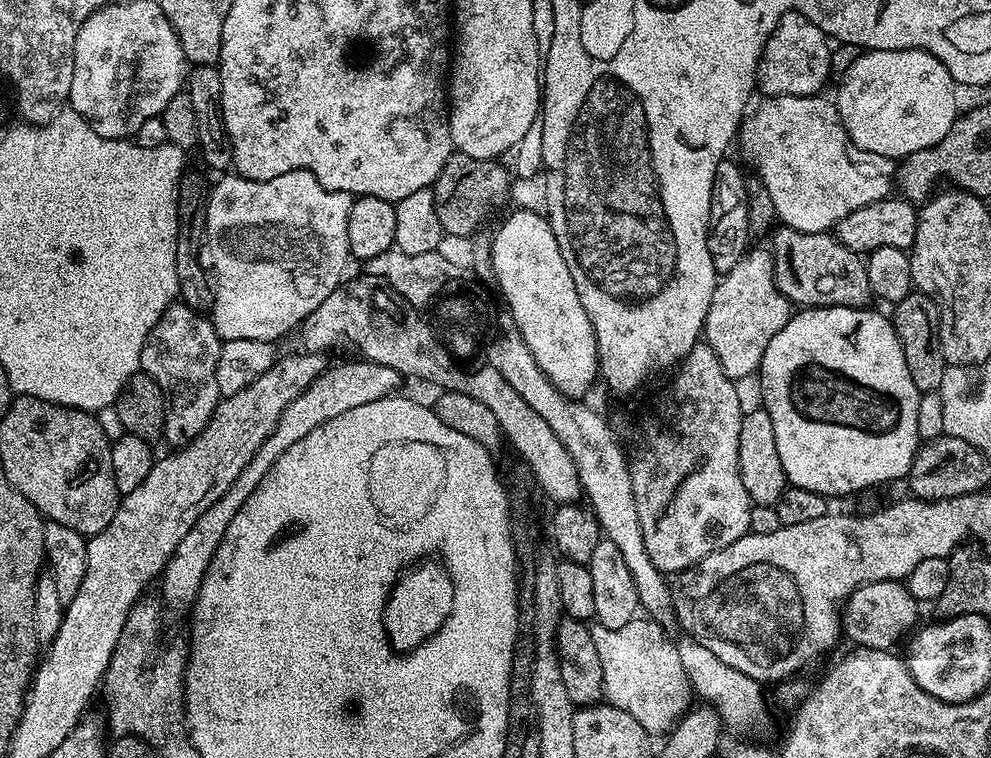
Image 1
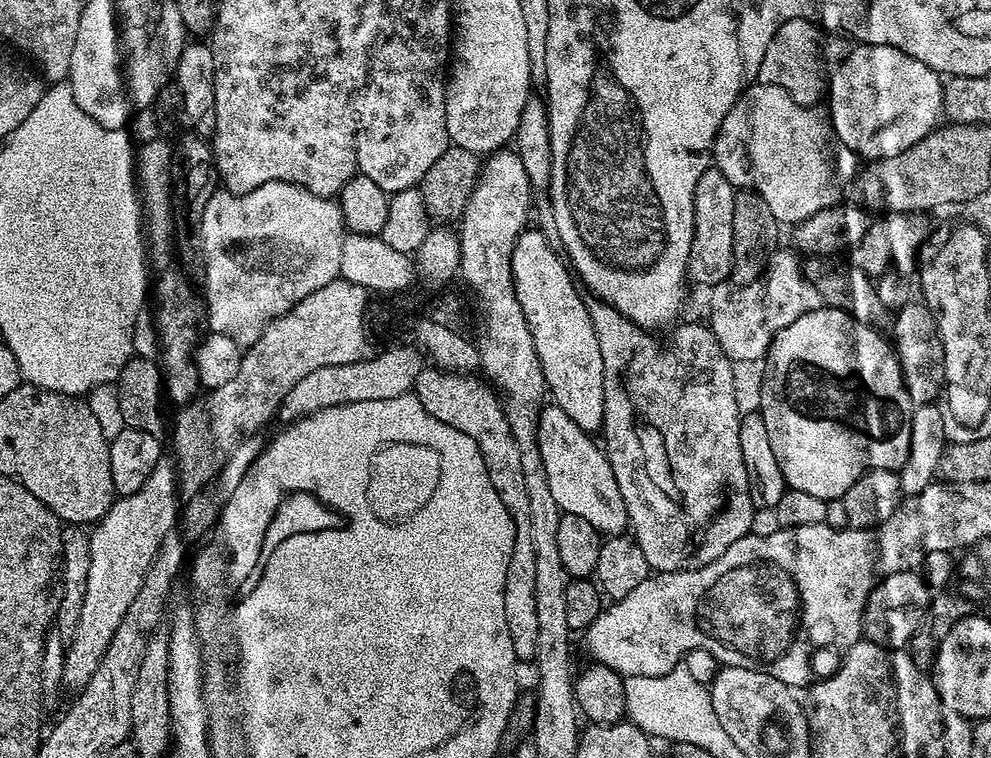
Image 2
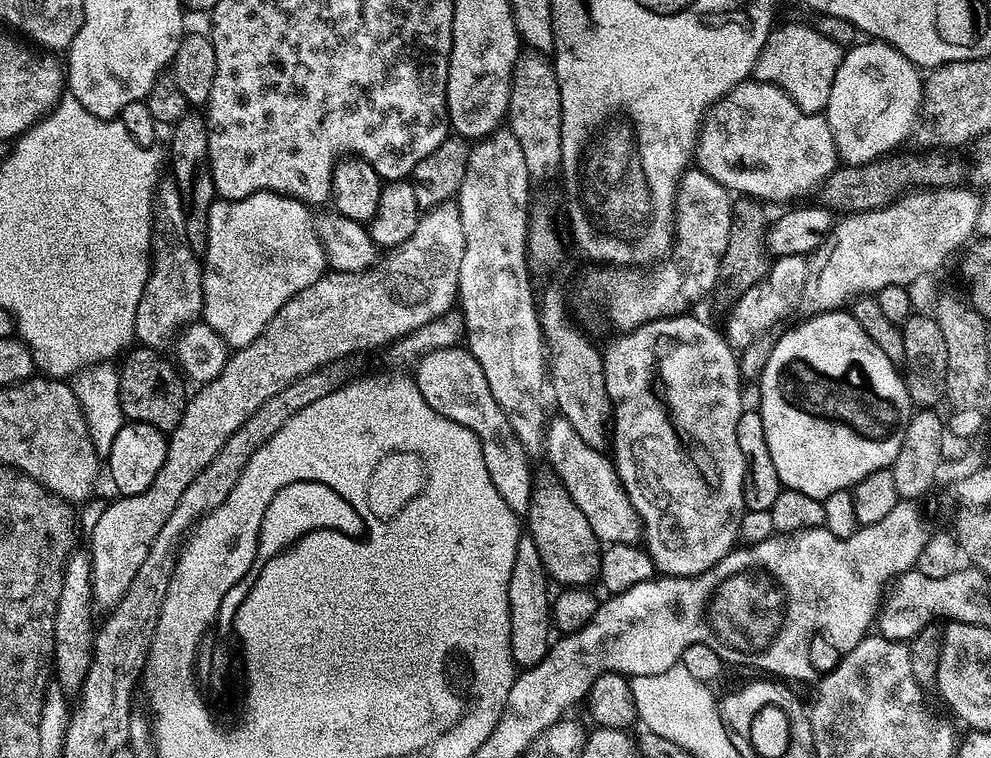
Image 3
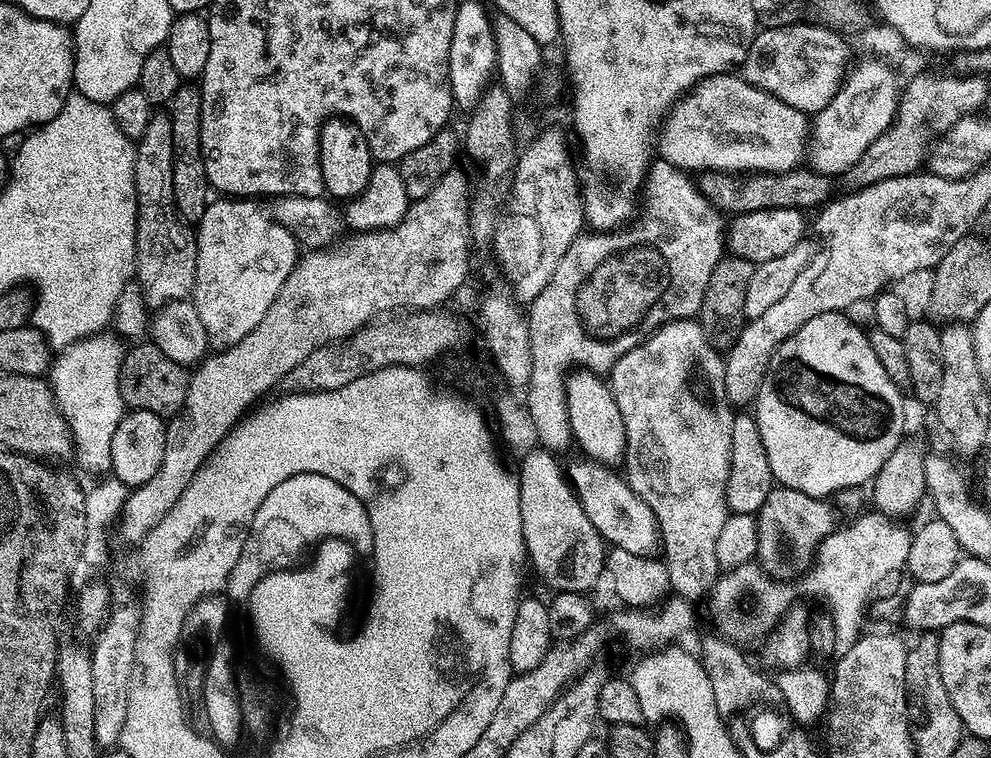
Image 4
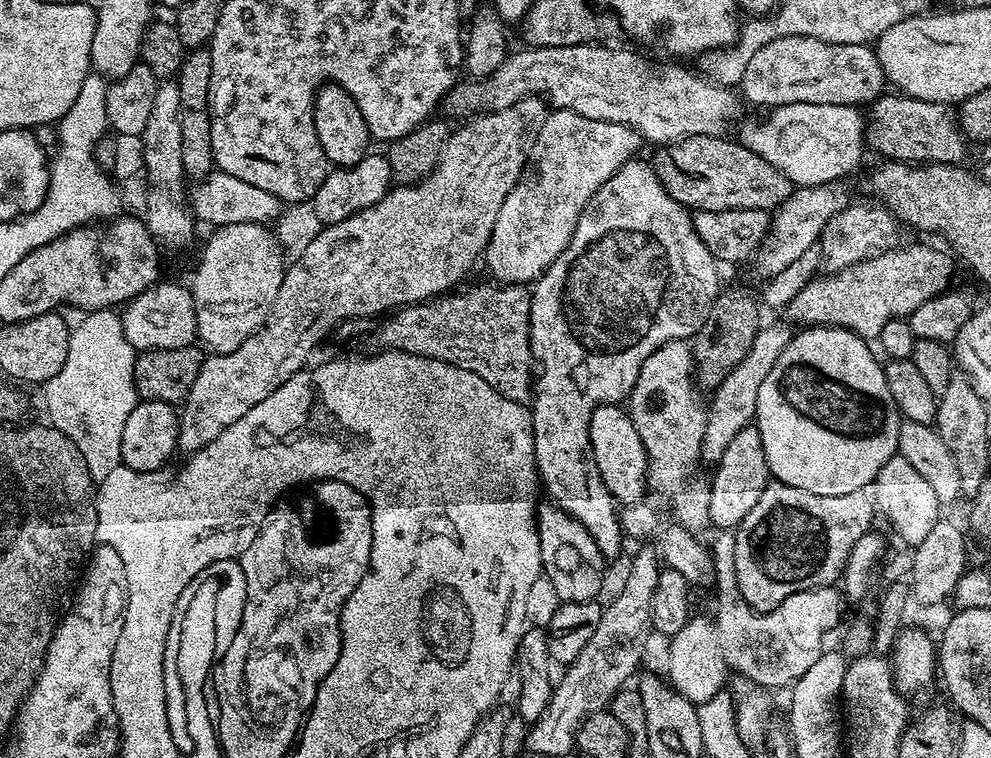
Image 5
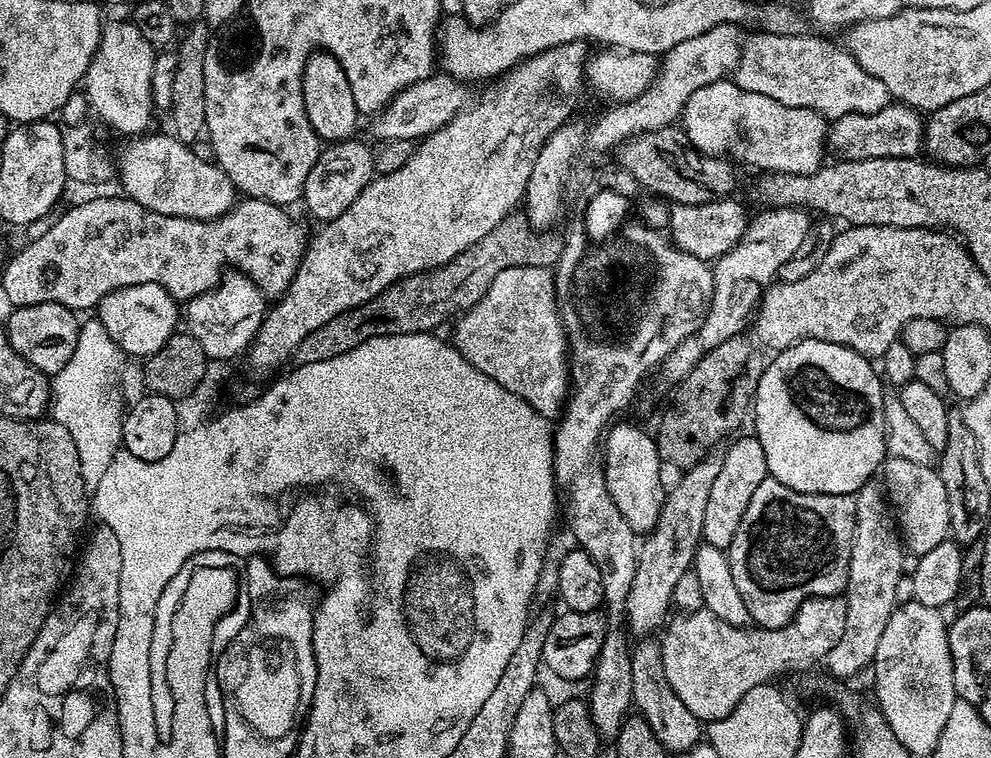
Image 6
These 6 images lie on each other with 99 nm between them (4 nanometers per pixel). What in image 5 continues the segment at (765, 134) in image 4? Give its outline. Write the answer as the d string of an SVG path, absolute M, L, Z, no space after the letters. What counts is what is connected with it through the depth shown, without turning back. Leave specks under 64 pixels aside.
M593 42L545 48L528 46L525 47L525 52L513 51L492 76L468 78L451 88L442 101L443 111L448 111L452 116L472 118L477 114L501 112L529 97L543 98L553 109L565 108L574 114L582 114L582 118L630 126L640 133L647 143L649 140L650 143L656 144L655 146L679 144L692 136L724 136L728 123L739 114L742 100L731 87L715 84L707 76L695 71L692 73L683 72L680 68L655 68L646 57L639 56L628 48L607 48L604 44L607 43Z

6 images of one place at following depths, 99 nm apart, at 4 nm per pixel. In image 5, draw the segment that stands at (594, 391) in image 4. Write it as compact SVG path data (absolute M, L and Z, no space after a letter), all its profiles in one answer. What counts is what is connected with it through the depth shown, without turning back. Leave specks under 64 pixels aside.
M601 404L594 410L590 422L590 446L594 450L594 462L598 462L598 474L606 482L606 490L621 505L635 506L645 499L648 487L648 455L634 430L634 422L623 407L615 404Z

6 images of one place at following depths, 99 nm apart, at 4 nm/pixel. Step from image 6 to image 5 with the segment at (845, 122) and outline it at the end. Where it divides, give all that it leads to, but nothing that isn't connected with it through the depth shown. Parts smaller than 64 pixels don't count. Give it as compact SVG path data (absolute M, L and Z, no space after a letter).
M903 94L877 95L866 116L866 144L888 162L906 164L960 164L966 137L957 113L949 105L922 102Z

